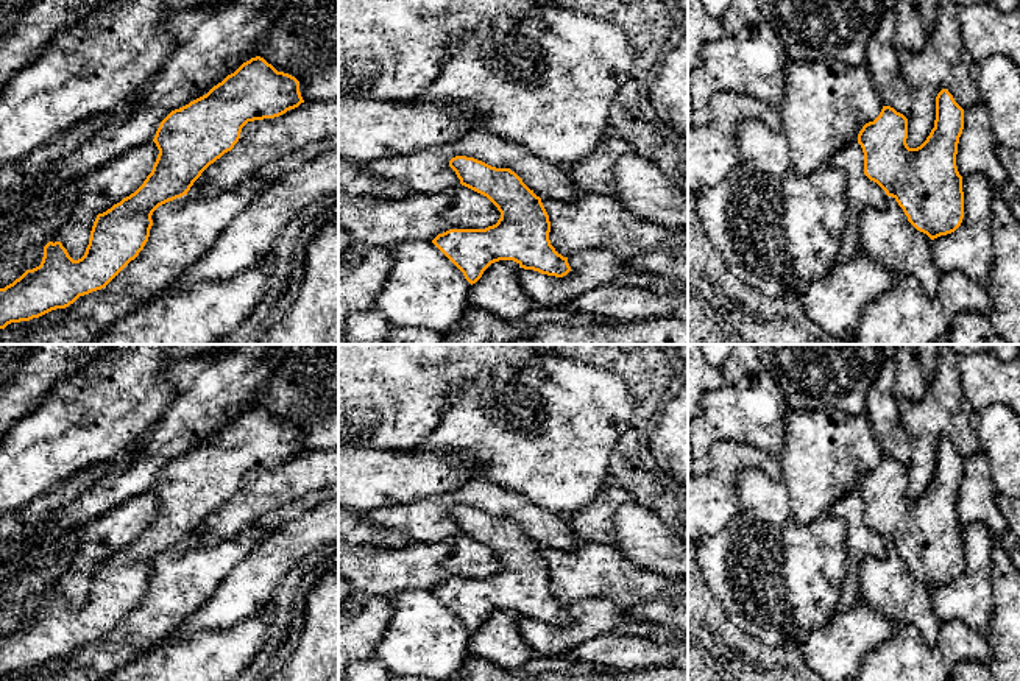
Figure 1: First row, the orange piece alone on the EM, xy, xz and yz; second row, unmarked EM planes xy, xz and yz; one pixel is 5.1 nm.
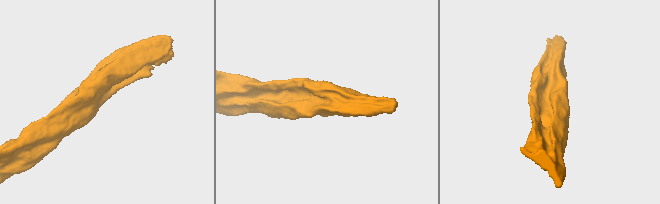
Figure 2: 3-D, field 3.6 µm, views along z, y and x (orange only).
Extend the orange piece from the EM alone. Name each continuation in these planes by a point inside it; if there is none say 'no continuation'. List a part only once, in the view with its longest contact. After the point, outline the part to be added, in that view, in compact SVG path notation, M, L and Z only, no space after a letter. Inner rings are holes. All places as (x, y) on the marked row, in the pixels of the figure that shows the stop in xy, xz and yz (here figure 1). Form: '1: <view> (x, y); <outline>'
no continuation

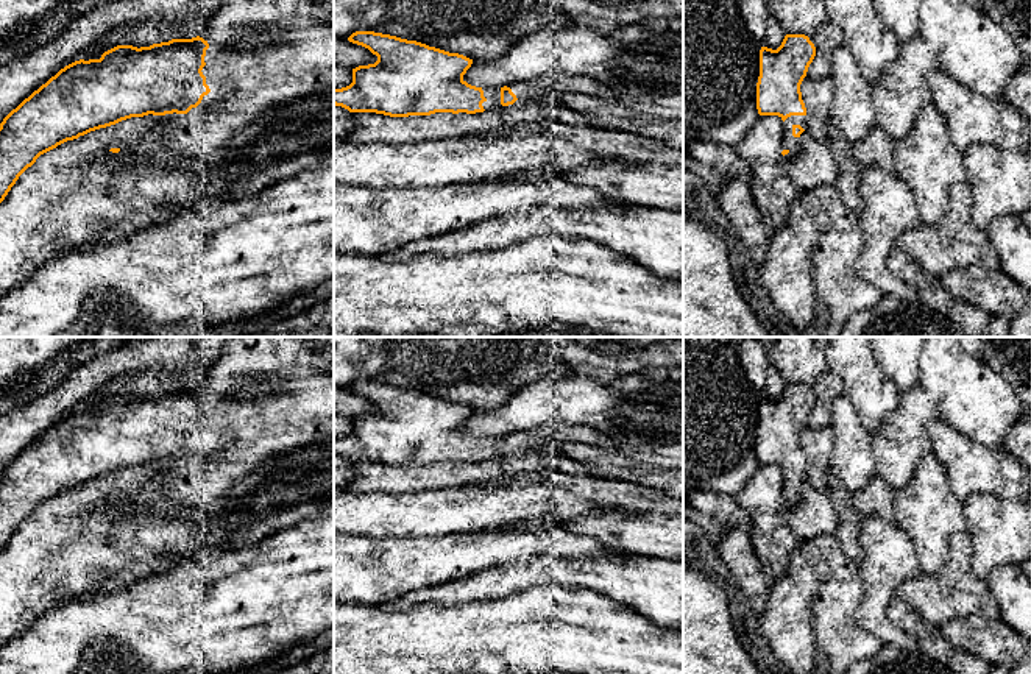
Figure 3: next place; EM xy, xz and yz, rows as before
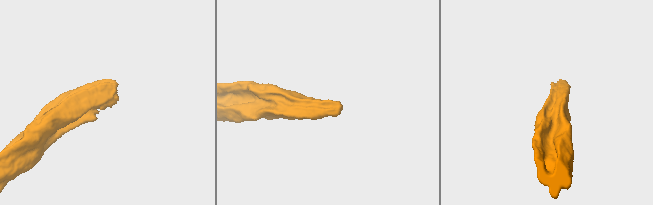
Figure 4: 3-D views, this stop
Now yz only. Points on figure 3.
1: yz (790, 142); M792 126L786 128L783 131L783 150L788 150L789 153L783 156L783 159L791 159L799 148L799 137L792 136Z

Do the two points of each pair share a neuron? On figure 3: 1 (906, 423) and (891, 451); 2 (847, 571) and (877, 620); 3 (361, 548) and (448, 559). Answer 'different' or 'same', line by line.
1: same
2: different
3: same

